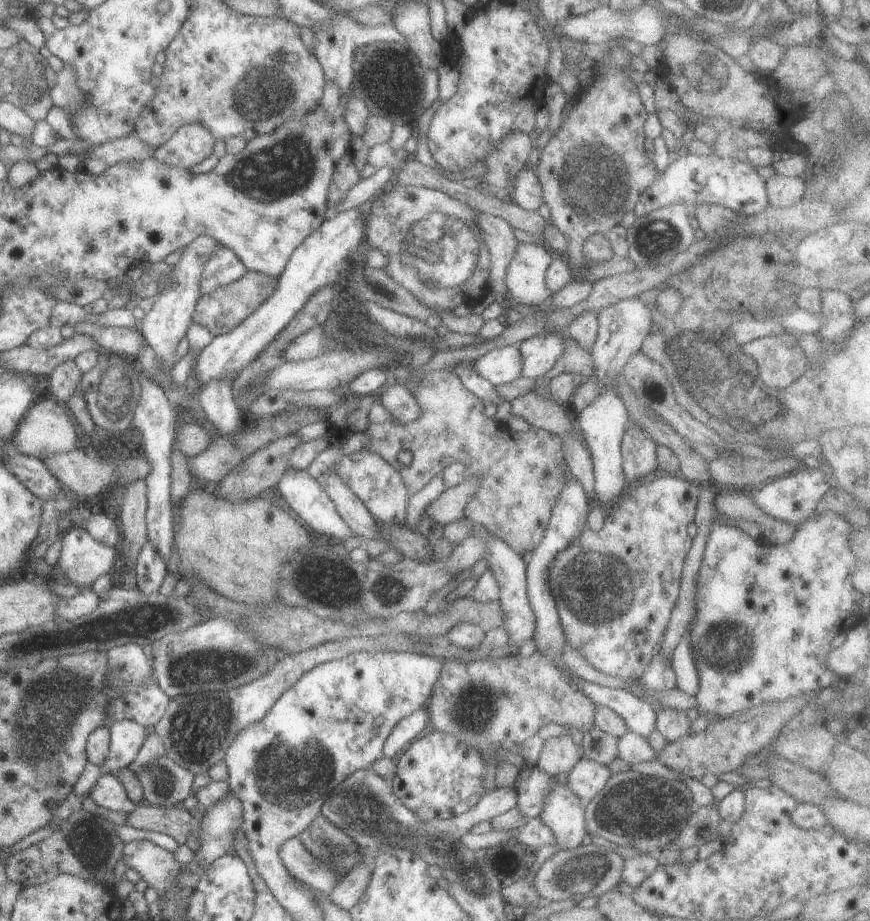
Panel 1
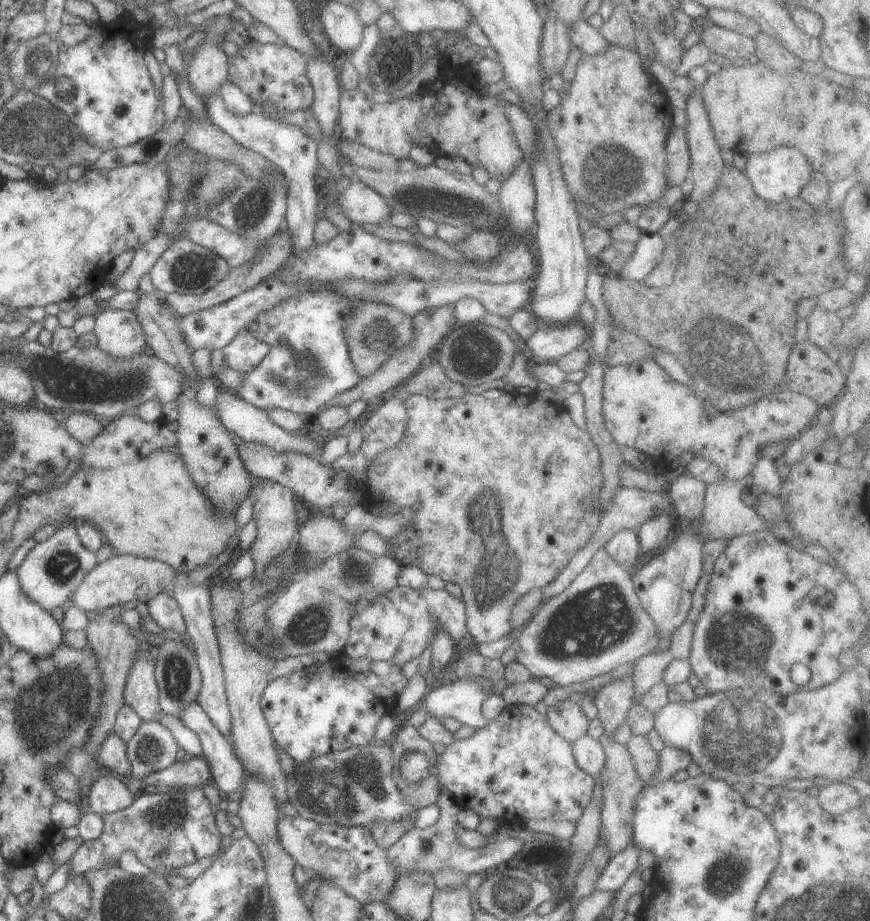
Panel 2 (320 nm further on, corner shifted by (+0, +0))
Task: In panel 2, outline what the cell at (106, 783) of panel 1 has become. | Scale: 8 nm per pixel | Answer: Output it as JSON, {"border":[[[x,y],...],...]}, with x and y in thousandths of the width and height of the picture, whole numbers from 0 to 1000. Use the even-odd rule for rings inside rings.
{"border":[[[126,839],[113,843],[102,853],[100,882],[115,887],[148,875],[157,864],[148,860],[140,845]]]}

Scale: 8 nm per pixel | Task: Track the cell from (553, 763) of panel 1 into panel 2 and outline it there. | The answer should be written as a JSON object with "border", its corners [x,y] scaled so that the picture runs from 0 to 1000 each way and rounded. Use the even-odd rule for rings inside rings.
{"border":[[[647,759],[628,769],[631,788],[654,808],[674,796],[676,781],[662,763]]]}

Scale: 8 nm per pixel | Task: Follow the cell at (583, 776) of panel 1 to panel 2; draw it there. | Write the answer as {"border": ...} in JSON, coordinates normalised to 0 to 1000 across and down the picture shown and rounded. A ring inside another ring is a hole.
{"border":[[[672,796],[655,809],[657,810],[657,820],[662,831],[670,838],[678,840],[683,845],[686,844],[697,824],[687,802],[679,801]]]}

